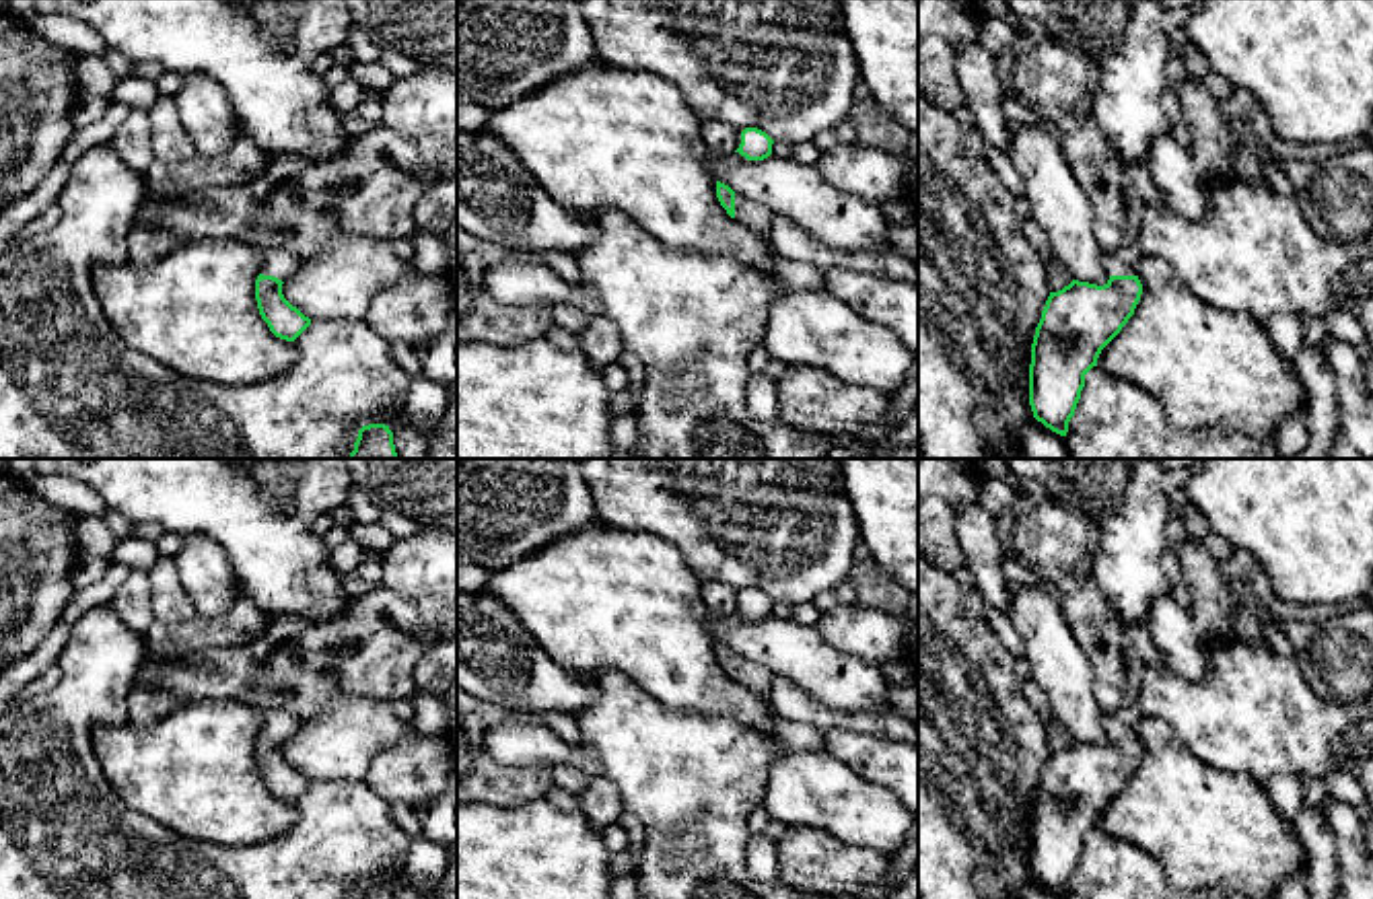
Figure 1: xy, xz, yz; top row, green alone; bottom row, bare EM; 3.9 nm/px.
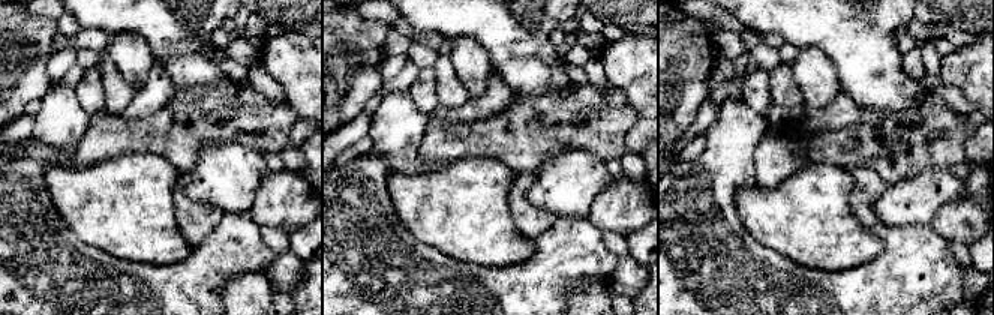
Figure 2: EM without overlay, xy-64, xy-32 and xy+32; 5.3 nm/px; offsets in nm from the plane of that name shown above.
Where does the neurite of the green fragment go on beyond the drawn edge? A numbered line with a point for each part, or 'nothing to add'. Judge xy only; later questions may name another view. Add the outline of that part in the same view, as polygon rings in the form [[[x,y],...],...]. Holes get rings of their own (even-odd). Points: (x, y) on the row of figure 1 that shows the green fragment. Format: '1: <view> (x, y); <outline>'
1: xy (280, 264); [[[270,249],[263,251],[263,276],[274,276],[278,280],[288,280],[292,274],[298,272],[298,257],[286,249]]]

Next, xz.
1: xz (756, 217); [[[735,193],[735,220],[737,222],[745,224],[753,232],[768,239],[772,230],[772,218],[774,216],[766,206],[755,204],[741,193]]]

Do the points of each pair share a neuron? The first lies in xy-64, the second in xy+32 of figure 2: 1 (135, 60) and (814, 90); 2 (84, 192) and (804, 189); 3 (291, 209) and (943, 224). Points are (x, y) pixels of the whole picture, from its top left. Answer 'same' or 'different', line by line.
1: same
2: same
3: same

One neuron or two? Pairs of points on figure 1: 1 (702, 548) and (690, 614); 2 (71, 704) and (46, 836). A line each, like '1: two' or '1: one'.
1: two
2: one

